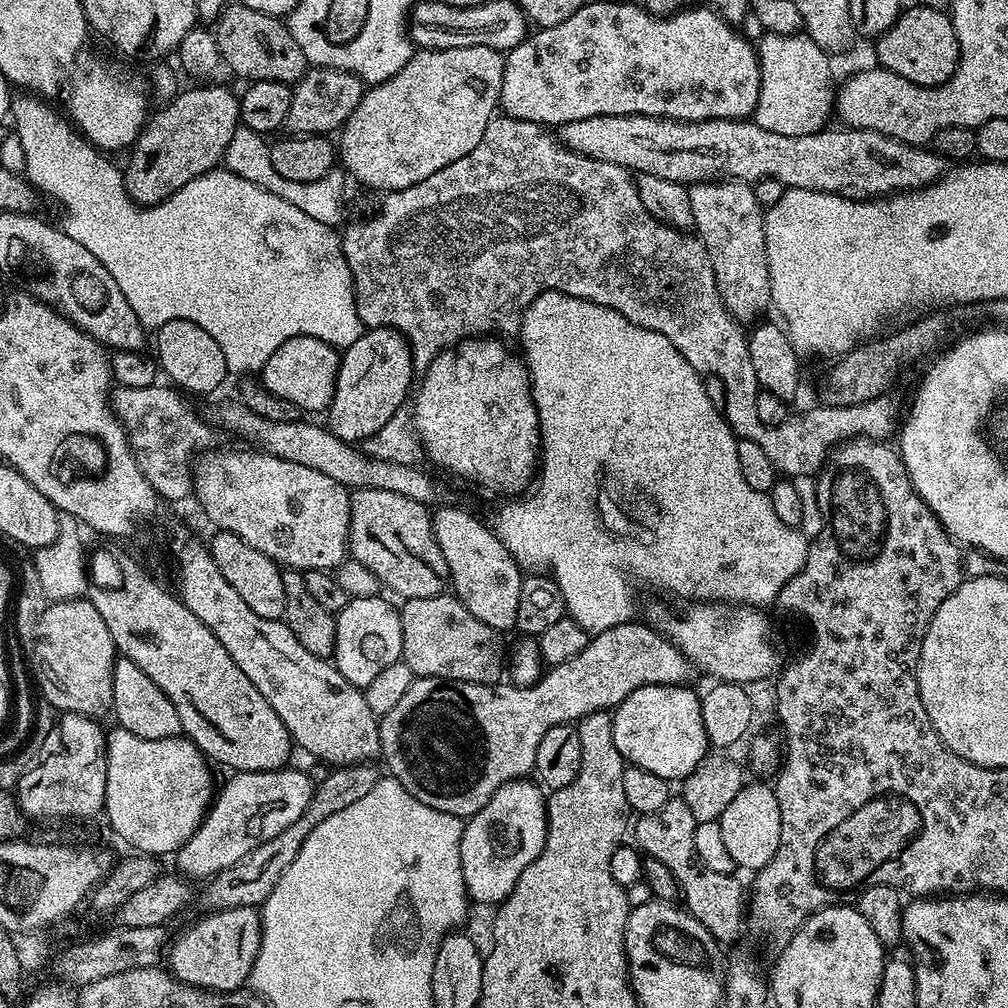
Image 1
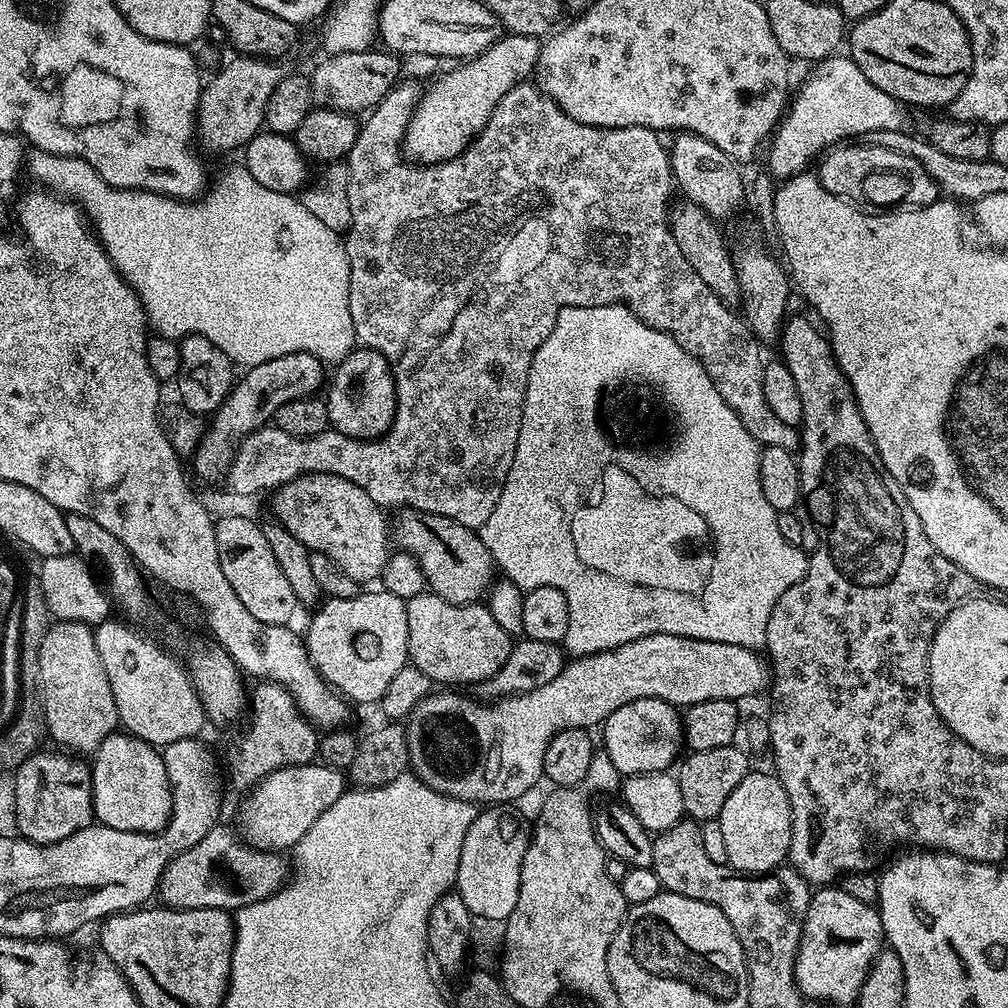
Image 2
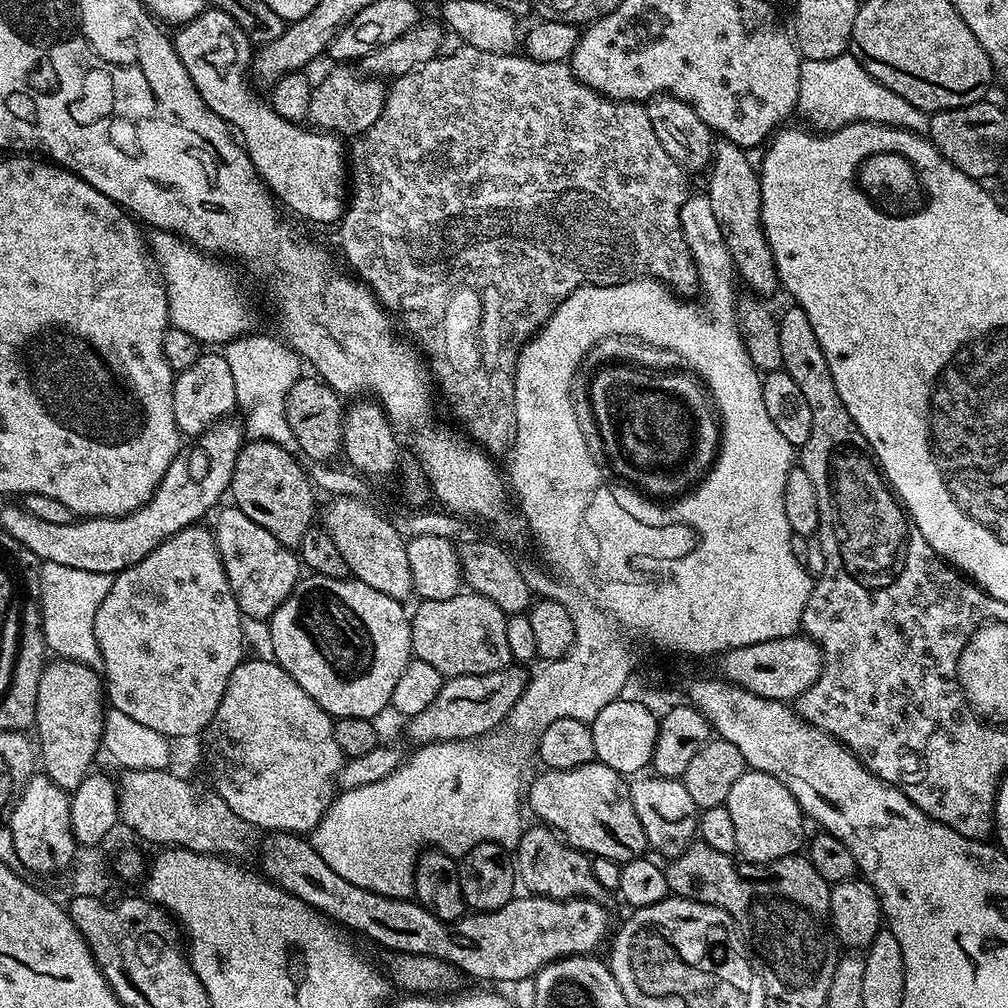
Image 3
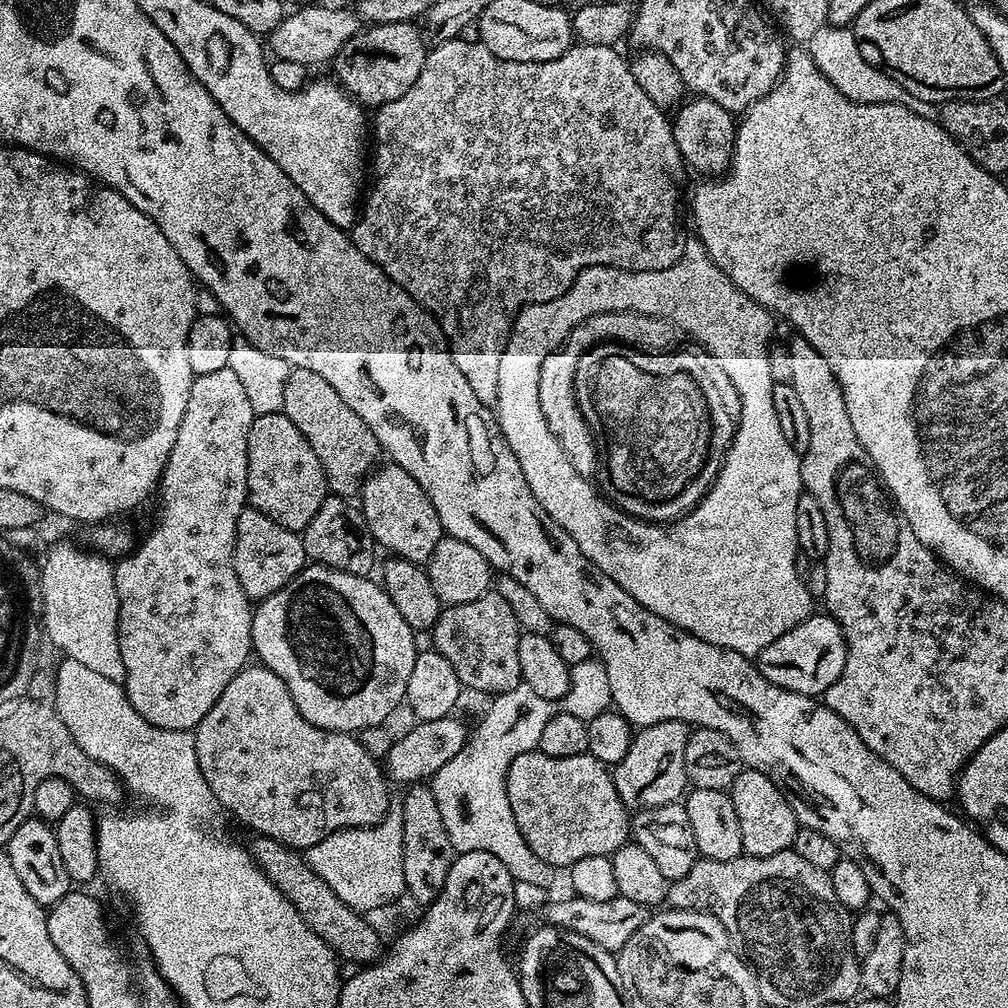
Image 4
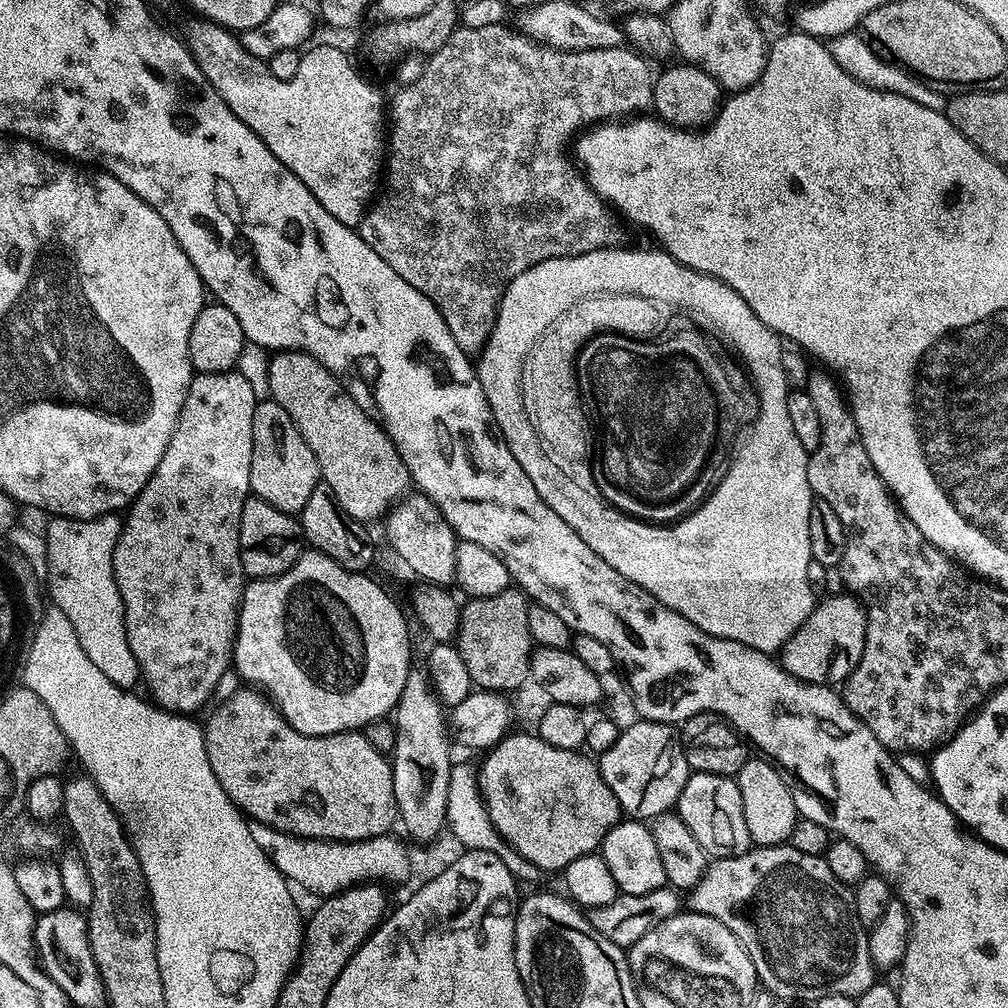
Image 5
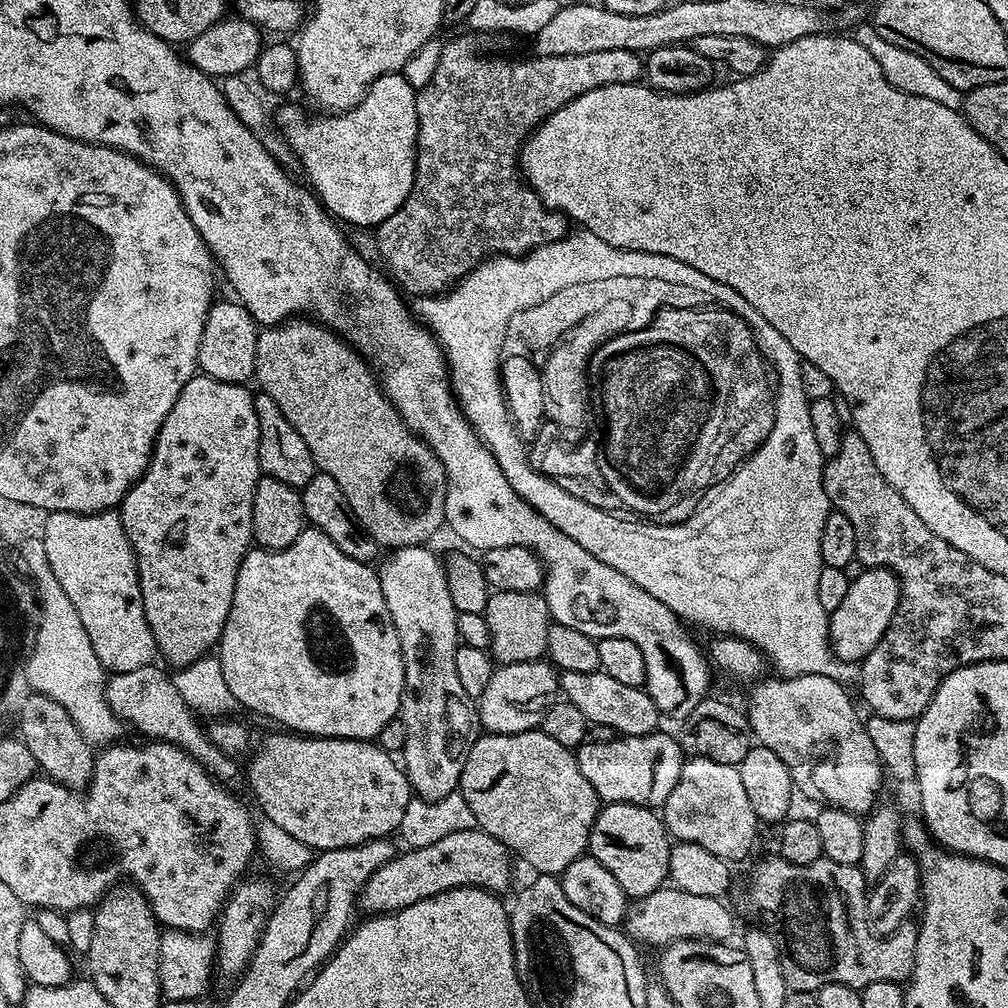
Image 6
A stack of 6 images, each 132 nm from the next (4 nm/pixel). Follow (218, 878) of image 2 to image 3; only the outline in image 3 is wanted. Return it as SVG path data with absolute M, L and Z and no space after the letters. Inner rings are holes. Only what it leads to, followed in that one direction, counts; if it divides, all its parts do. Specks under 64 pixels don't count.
M272 834L268 841L259 849L260 864L264 867L263 875L275 884L282 892L288 892L298 898L309 908L320 913L321 917L333 920L333 925L341 929L349 928L376 944L381 944L389 953L409 952L410 954L429 955L430 958L444 960L451 964L458 973L465 977L473 976L476 980L509 981L535 977L548 964L564 956L583 956L595 953L596 947L609 935L608 916L604 913L600 900L551 900L545 896L531 894L513 895L501 908L493 912L476 912L465 914L459 920L440 920L434 913L423 908L415 899L394 899L382 896L346 882L342 874L334 874L326 862L322 862L322 854L314 850L314 846L300 834Z

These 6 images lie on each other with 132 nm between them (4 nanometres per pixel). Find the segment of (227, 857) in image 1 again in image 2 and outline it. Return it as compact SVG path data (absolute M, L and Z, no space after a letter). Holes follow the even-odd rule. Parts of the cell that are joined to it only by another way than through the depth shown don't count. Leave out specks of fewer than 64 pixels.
M319 762L274 770L245 795L248 797L240 804L239 831L258 848L295 849L306 830L310 830L310 826L314 826L314 822L318 822L318 818L322 818L322 814L326 814L345 791L345 773Z

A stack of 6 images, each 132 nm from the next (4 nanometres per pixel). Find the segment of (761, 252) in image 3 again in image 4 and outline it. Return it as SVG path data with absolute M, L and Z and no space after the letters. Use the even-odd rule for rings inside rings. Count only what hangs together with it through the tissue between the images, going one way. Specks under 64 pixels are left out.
M693 95L675 109L671 121L674 142L678 142L678 150L684 155L685 165L691 171L693 168L696 172L704 172L700 174L708 178L715 178L728 171L728 165L732 162L732 151L736 145L738 123L733 113L727 112L710 98Z

